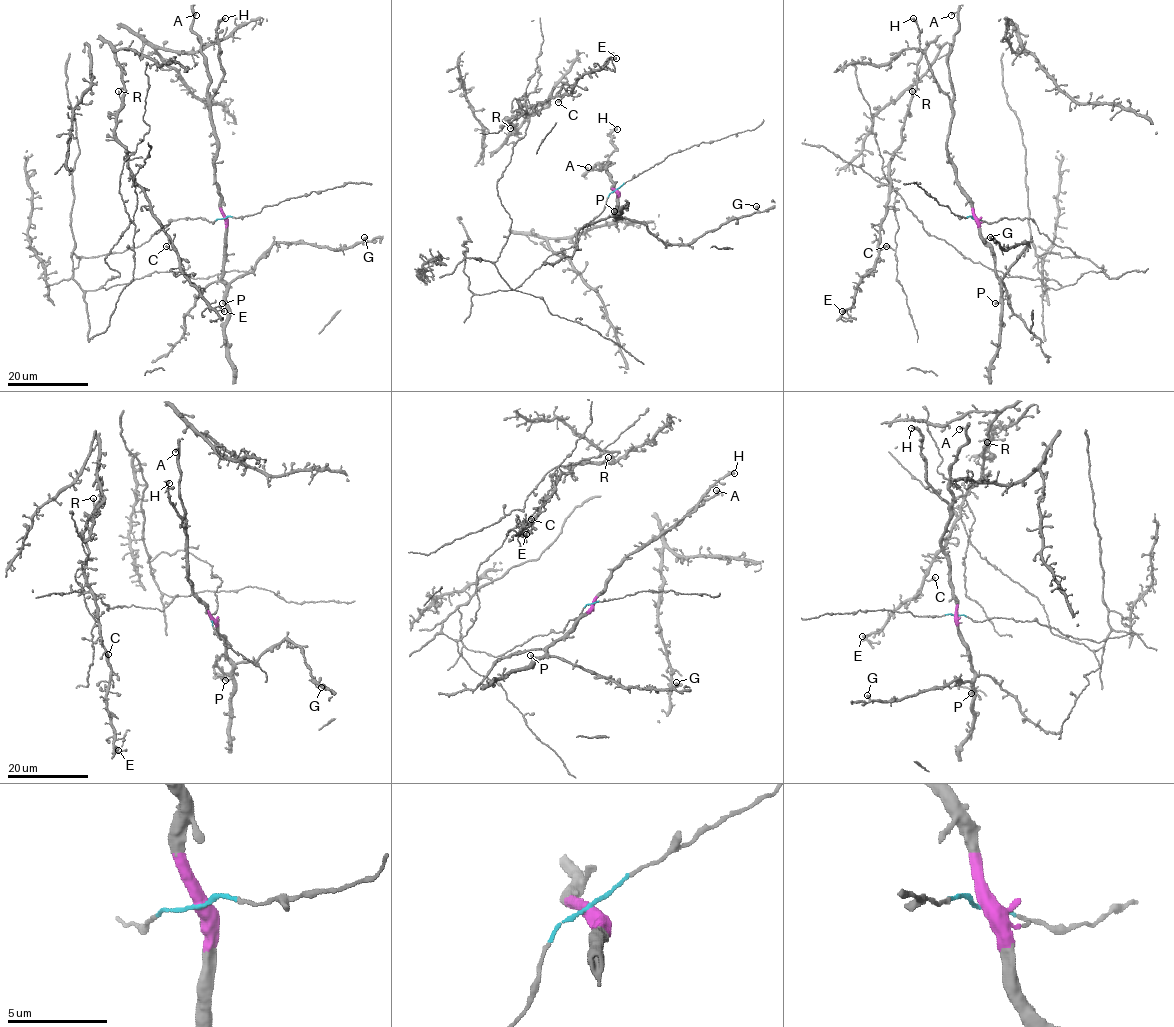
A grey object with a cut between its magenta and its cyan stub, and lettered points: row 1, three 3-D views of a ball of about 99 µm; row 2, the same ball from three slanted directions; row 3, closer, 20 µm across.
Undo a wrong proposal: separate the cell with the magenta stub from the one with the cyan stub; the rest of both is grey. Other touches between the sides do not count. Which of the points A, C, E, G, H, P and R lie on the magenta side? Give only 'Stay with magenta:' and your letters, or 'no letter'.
Stay with magenta: A, G, H, P

